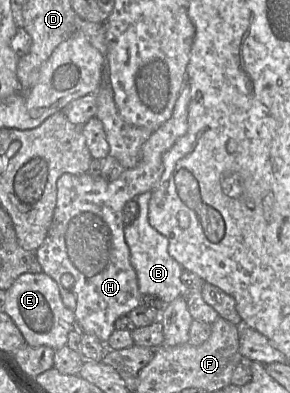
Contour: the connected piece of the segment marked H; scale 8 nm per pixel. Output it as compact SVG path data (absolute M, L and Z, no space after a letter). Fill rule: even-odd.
M186 83L171 118L153 131L143 145L138 164L125 169L116 180L109 182L101 177L92 177L89 173L67 173L58 180L53 220L36 256L42 272L57 282L62 300L74 311L77 324L84 333L96 335L104 344L116 329L116 320L142 305L137 273L131 264L130 250L125 240L124 206L140 194L151 192L160 180L163 155L188 131L190 101L191 88ZM67 273L75 279L71 288L62 284L62 276Z

